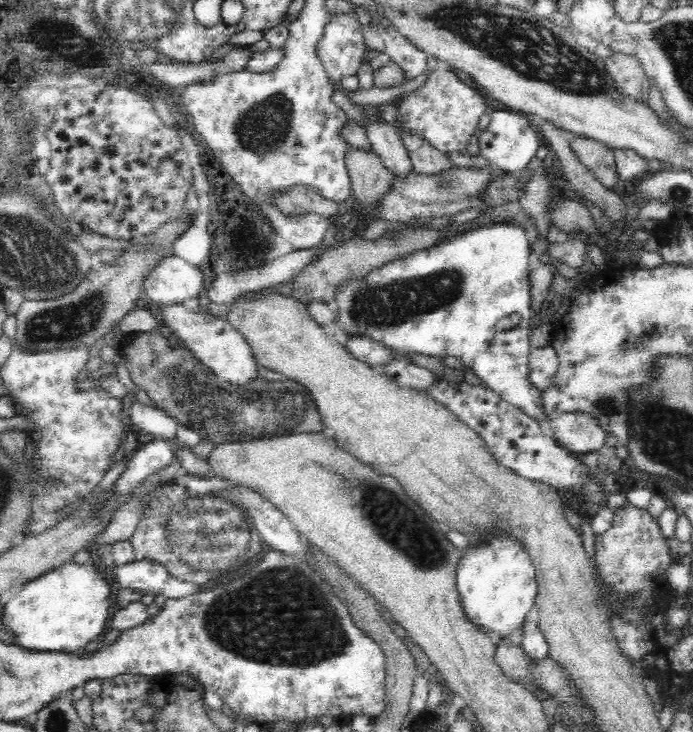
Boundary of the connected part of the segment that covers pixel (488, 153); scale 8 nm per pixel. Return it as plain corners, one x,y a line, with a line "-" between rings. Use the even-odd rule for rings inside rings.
495,110
491,114
488,126
480,131
480,136
474,139
480,148
480,154
489,160
492,166
518,174
527,168
530,159
536,154
537,148
542,144
538,130
532,124
532,119
527,119
517,112

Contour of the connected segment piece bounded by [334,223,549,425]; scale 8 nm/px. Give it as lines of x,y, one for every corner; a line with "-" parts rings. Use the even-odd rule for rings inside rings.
496,223
466,231
448,243
434,244
410,256
393,259
360,278
337,284
334,293
340,310
338,324
352,326
356,318
356,334
384,342
398,352
414,350
436,358
444,354
454,356
465,367
472,368
482,384
488,385
504,402
519,407
543,425
549,418
540,402
540,391
530,382
528,374
530,334
536,323
530,305
530,246
521,226

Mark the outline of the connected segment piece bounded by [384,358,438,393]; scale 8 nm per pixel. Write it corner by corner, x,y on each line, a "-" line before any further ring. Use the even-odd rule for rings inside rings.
394,358
385,364
384,374
388,375
398,385
406,388
416,388
424,393
438,378
428,369
414,363

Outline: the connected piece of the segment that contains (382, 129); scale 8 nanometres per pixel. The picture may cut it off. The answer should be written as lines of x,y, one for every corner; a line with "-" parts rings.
382,118
382,122
378,120
376,122
368,122
368,124
366,124
367,137
368,140
370,140
371,150
376,153
376,156
378,158
380,158
382,164
386,166
386,168
388,168
390,172
394,173
394,176
398,175
398,177
407,177
412,171
414,171
411,160
408,156
408,151
406,150
406,147
404,146
404,143
401,140
401,137
397,136
396,132
393,132
392,125
386,125
383,124
383,122
384,118

